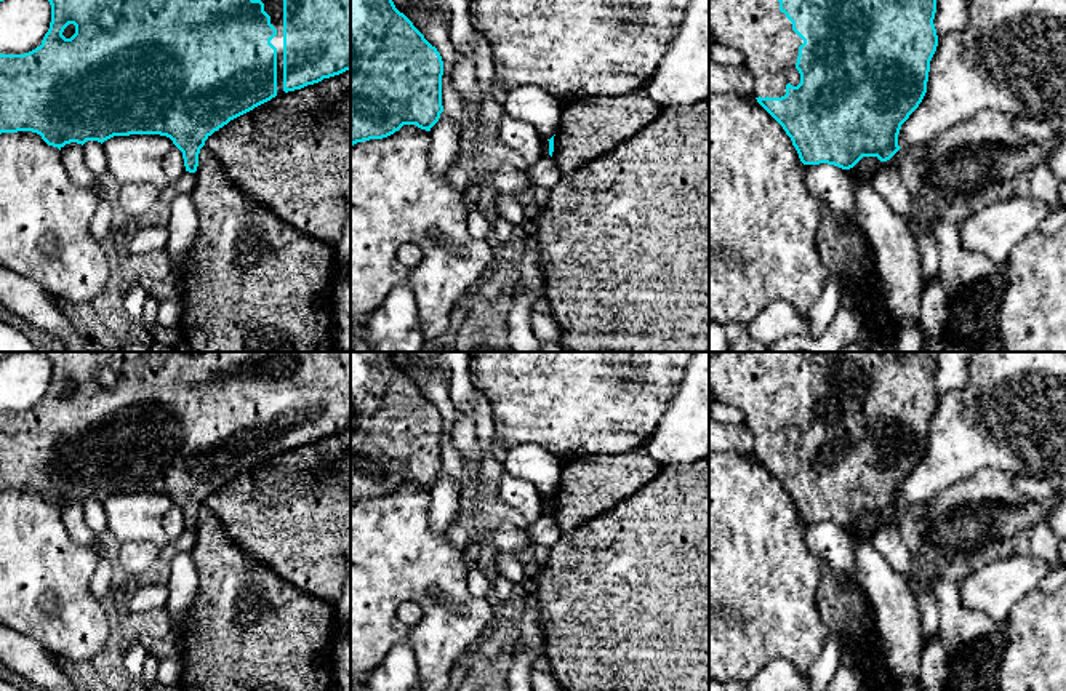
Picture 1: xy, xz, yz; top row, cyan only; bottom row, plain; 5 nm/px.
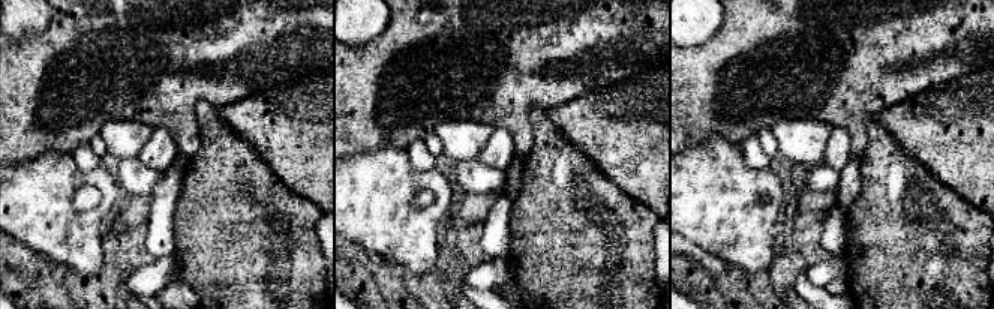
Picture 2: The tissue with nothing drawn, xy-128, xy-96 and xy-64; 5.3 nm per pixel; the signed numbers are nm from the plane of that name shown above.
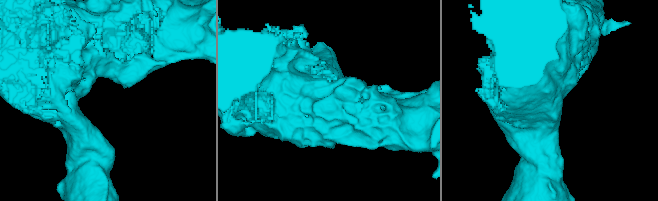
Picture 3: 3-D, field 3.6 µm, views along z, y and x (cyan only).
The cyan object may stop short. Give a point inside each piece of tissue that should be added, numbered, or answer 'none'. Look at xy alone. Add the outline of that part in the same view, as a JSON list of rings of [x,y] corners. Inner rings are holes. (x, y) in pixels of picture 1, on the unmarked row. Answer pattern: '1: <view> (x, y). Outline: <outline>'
1: xy (272, 360). Outline: [[[251,352],[253,358],[264,361],[264,369],[271,374],[271,382],[277,387],[277,393],[271,401],[277,406],[277,454],[283,449],[283,352]]]

